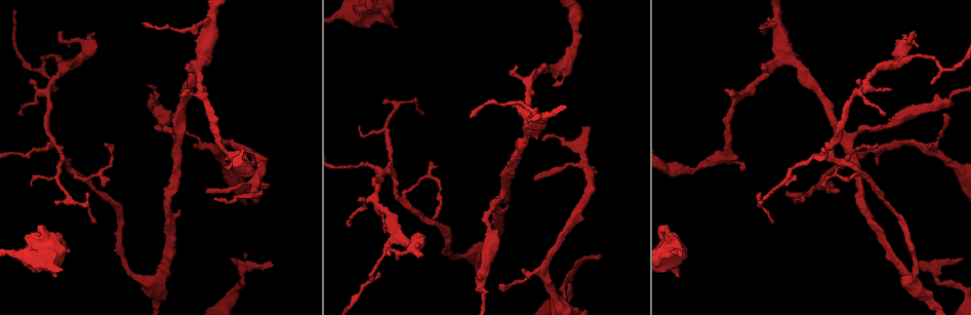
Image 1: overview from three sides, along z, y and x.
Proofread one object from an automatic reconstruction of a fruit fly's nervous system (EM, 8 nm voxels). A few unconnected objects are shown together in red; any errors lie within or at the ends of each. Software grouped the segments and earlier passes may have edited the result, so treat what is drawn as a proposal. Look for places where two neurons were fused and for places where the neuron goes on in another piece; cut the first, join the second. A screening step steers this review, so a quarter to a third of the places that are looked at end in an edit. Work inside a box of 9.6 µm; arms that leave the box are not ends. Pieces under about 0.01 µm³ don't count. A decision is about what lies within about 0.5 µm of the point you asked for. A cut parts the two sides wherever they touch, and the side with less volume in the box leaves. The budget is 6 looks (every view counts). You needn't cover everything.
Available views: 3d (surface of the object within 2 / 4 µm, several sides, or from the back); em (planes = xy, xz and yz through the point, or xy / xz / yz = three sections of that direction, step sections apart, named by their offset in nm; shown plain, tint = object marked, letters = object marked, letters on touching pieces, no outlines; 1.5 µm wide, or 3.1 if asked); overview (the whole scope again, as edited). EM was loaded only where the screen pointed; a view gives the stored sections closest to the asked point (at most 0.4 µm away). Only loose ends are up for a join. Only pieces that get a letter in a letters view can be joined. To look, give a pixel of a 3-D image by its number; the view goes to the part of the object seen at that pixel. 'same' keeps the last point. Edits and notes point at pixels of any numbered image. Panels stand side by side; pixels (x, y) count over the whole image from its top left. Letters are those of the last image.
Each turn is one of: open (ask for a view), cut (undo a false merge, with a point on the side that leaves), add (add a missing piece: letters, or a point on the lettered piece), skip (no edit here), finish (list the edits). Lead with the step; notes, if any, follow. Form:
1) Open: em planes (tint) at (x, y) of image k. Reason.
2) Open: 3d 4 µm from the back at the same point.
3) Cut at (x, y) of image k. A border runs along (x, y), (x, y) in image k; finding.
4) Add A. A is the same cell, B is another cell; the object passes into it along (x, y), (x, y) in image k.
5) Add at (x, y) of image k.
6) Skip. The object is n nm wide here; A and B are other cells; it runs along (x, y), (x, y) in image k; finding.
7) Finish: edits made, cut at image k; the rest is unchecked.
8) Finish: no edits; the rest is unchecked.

Open: 3d 2 µm at (391, 173) of image 1. Abrupt turn.

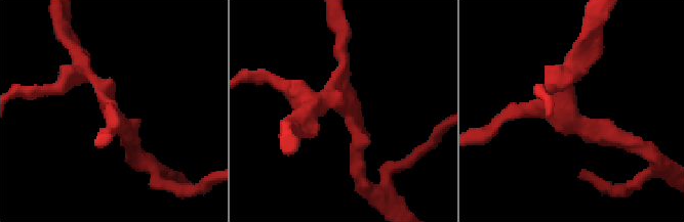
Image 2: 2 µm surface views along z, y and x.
Open: em planes (letters) at (344, 104) of image 2. 4 arms meet here; shape alone is not enough.

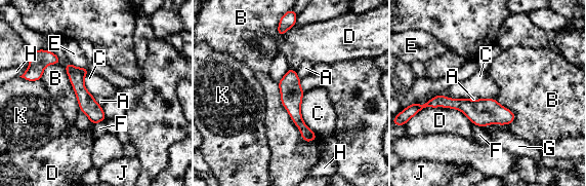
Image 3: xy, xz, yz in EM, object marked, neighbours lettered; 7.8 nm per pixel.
Skip. The longest contact is with B, 550 nm; A, B, C, D, E, F, G, H, J and K are other cells; continuous, no second neuron.

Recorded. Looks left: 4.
Open: em xy step 8 (letters) at (599, 256) of image 1. Tapers out.

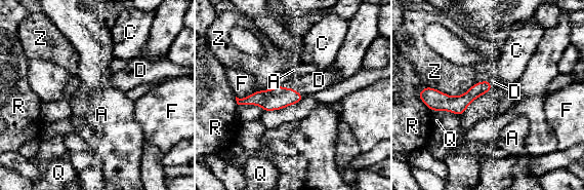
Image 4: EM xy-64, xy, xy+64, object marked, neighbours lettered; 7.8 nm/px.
Add at (307, 84) of image 4. The longest contact is with Z, 380 nm; D is the same cell, A, C, F, Q, R and Z are other cells; the neuron continues.

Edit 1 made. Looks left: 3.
Open: 3d 4 µm at (215, 153) of image 1. Thin neck.

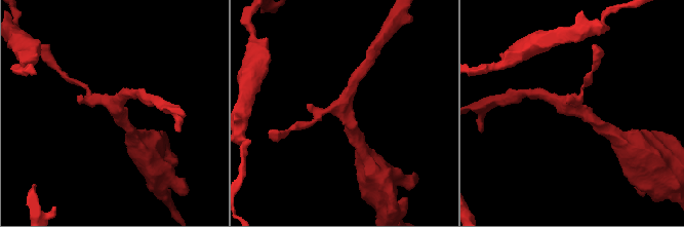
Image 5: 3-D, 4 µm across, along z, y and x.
Open: em yz step 8 (tint) at (343, 112) of image 5. 3 arms meet here.

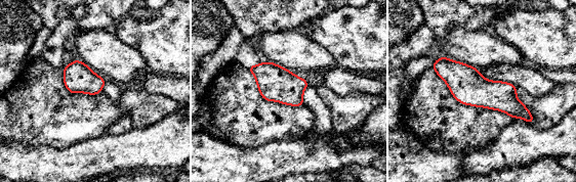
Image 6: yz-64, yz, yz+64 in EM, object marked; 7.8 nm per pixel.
Open: em planes (letters) at the same point.

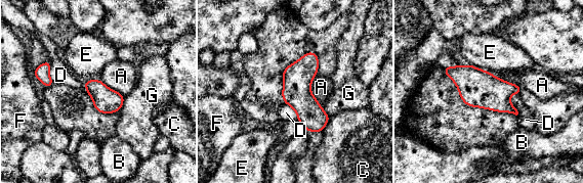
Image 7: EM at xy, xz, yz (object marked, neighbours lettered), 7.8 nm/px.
Skip. A, B, C, D, E, F and G are other cells; it runs along (309, 54), (303, 102), (319, 129) in image 7; all the same neuron.

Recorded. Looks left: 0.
Finish: edits made, add at image 4; the rest is unchecked.

